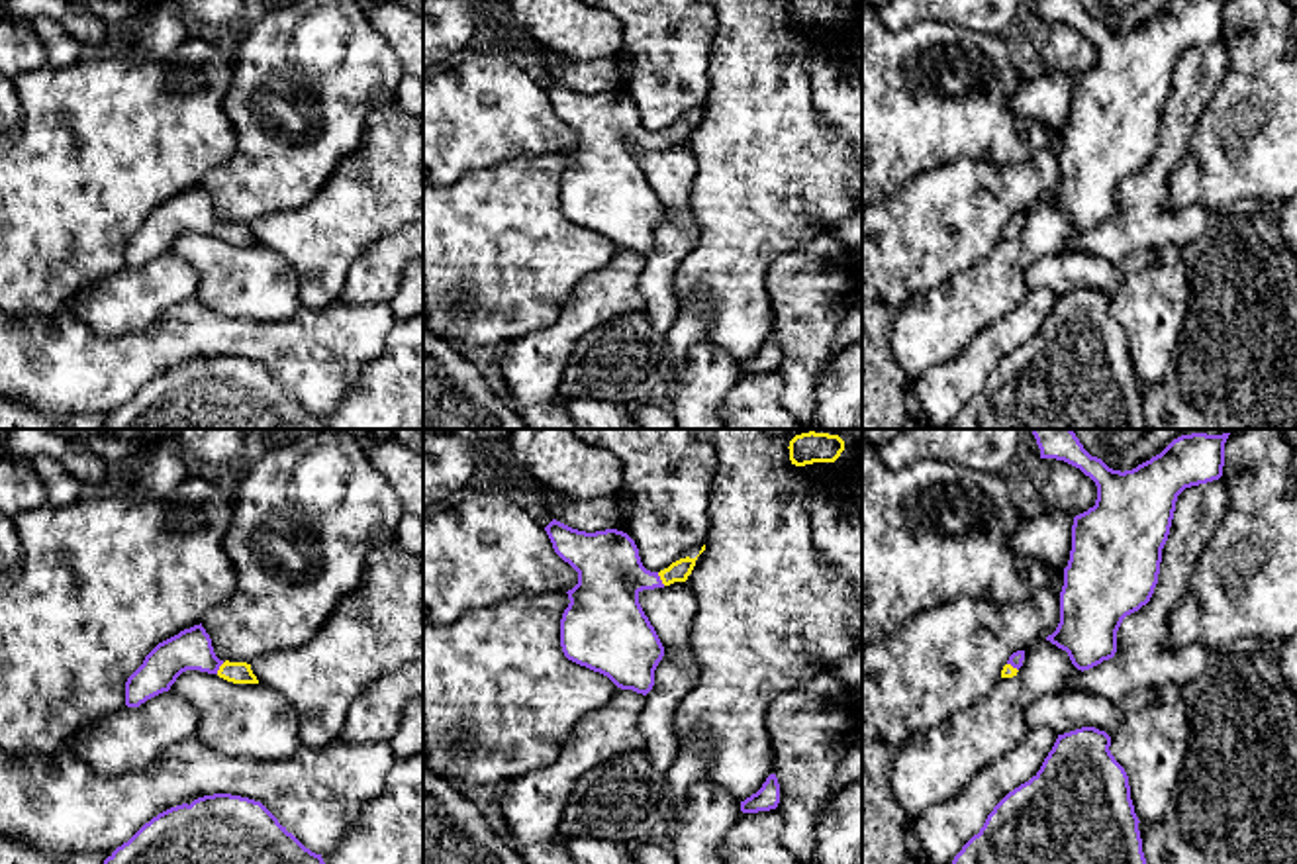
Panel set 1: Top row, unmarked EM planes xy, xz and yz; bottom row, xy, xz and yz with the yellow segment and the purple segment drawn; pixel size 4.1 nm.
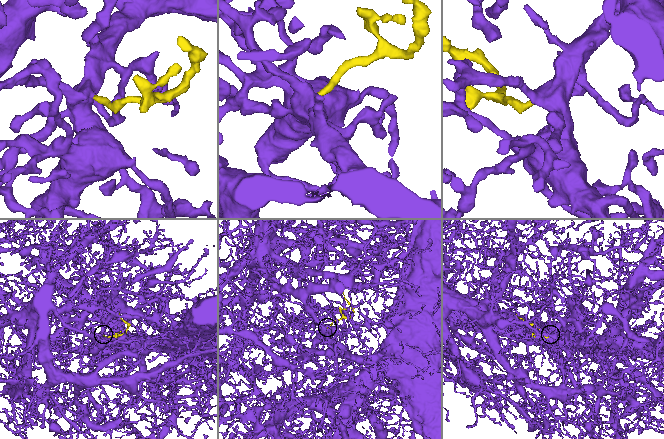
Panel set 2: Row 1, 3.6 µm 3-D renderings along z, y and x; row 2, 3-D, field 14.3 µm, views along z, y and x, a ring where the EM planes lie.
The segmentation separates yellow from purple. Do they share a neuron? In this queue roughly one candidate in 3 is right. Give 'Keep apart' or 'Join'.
Join

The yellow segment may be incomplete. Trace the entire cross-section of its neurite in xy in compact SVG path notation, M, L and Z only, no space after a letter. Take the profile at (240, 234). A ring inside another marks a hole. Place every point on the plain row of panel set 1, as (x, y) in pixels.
M194 186L159 204L125 243L125 266L139 268L147 261L168 253L186 231L217 235L233 245L259 245L247 223L219 221L206 190Z

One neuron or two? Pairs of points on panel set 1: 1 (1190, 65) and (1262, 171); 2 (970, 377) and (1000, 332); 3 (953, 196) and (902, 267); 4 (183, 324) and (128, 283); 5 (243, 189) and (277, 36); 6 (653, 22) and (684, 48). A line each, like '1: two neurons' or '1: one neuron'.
1: two neurons
2: one neuron
3: one neuron
4: two neurons
5: one neuron
6: one neuron

